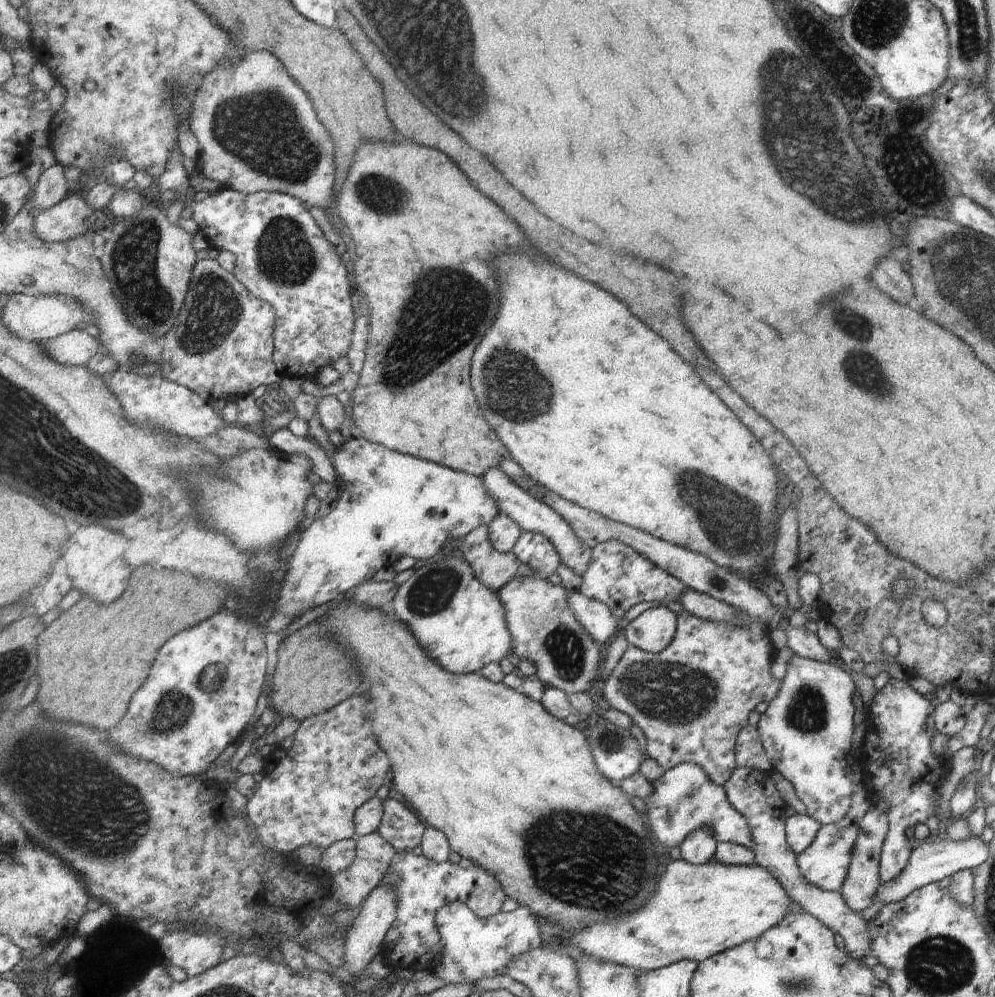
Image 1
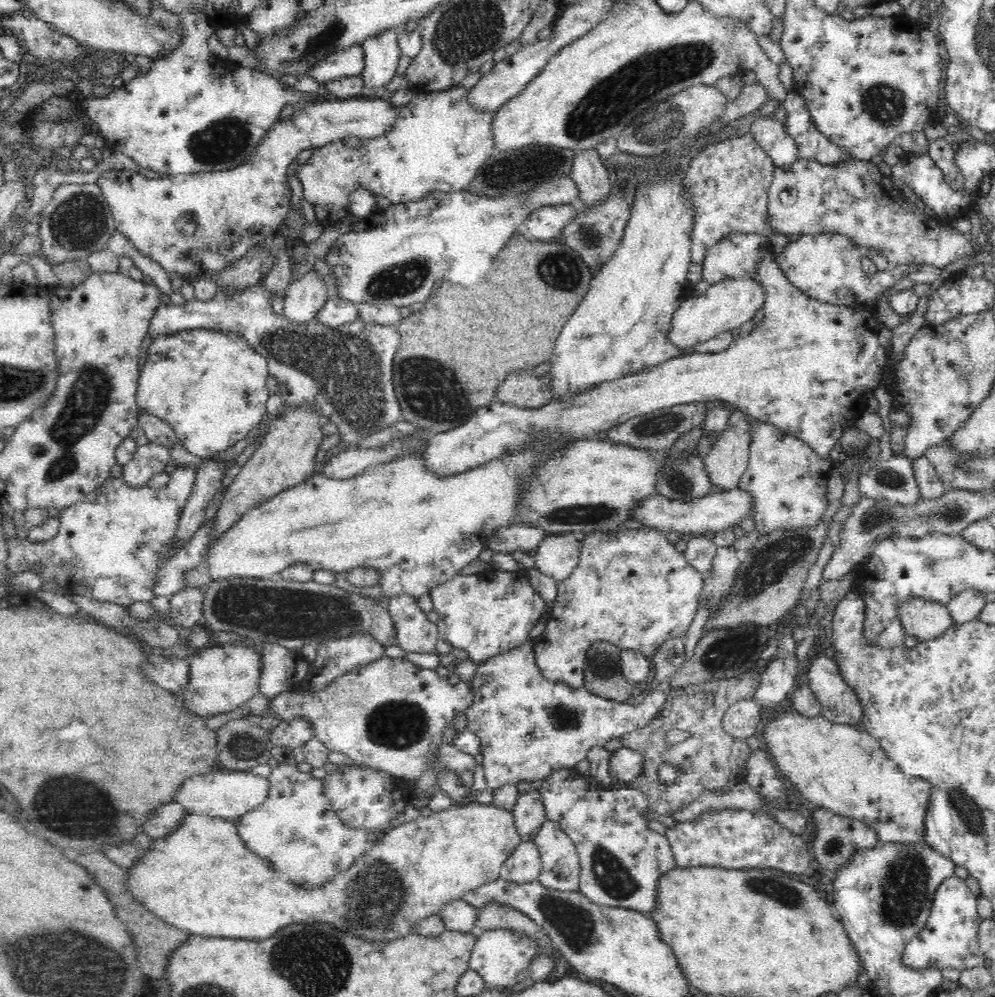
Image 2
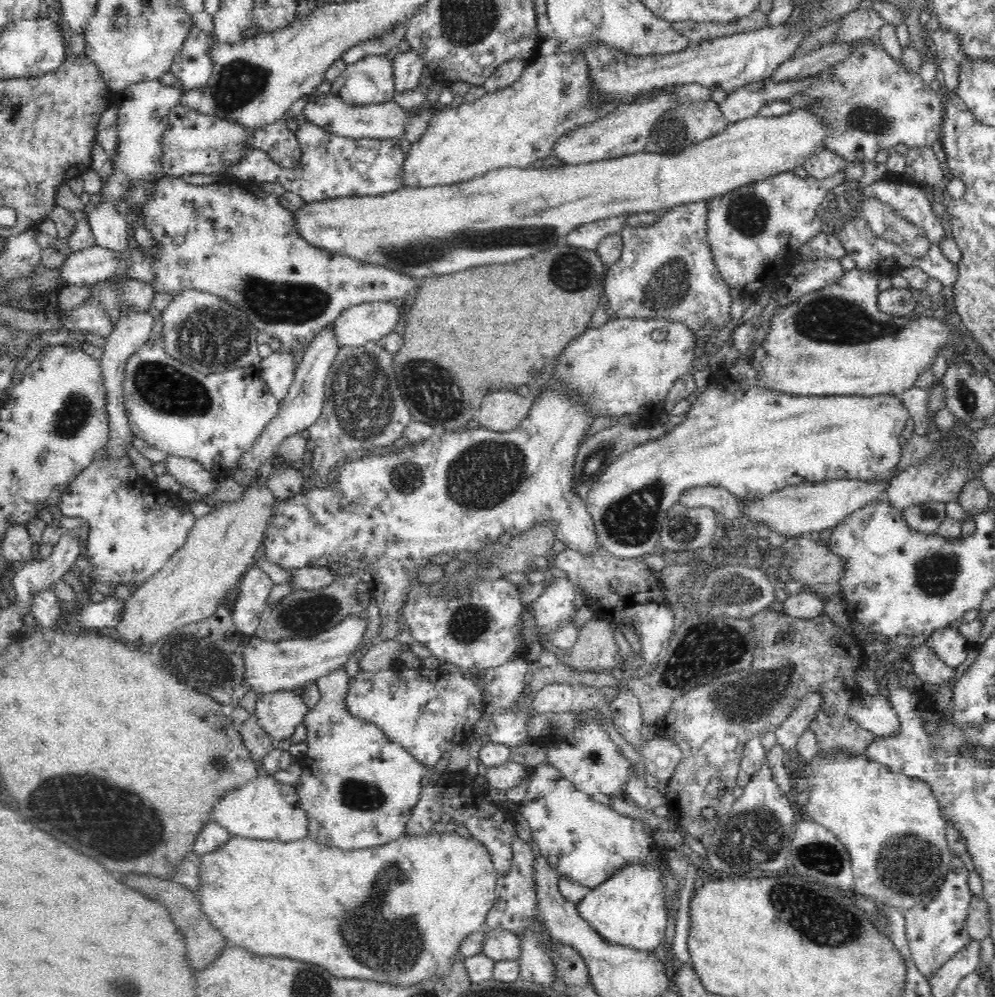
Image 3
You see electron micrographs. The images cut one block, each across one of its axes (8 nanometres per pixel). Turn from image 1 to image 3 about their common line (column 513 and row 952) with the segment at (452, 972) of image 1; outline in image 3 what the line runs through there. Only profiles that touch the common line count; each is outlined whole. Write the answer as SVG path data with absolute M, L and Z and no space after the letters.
M954 855L950 863L950 870L940 886L938 894L928 902L922 902L922 904L903 911L905 934L912 958L915 960L917 969L926 977L930 976L932 972L936 972L945 962L948 962L949 958L972 942L969 932L965 930L968 909L973 896L968 878L969 872L964 861Z

